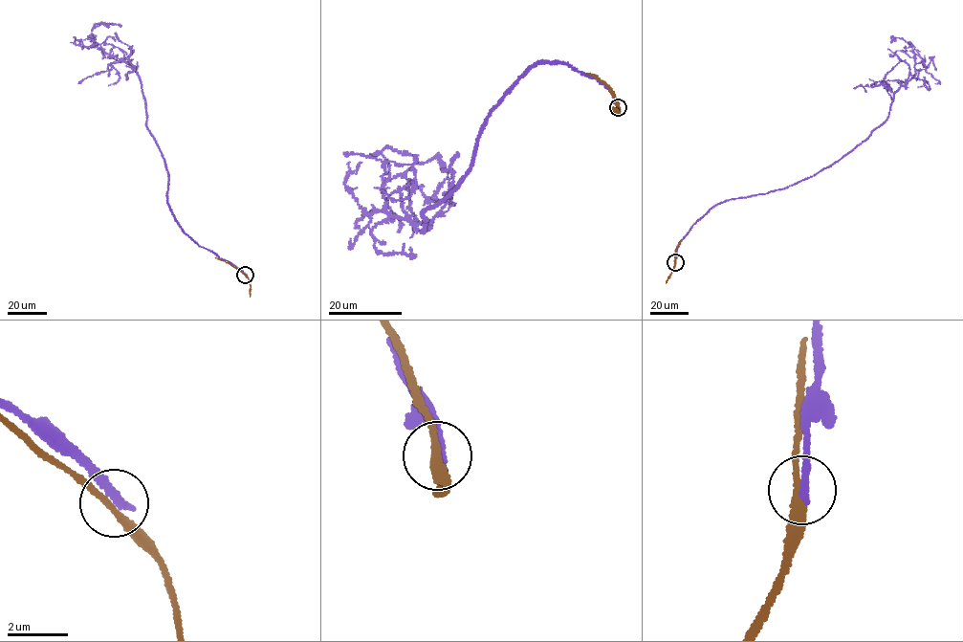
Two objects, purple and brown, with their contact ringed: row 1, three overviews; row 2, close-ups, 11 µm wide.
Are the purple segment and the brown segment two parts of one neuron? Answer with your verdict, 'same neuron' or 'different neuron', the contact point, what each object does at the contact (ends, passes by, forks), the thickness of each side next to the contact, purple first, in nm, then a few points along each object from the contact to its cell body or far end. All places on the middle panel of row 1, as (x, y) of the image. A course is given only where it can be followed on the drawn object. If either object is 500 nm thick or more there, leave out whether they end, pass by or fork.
different neuron; at (618, 107); purple ends there; brown passes by; 300 nm thick on the purple side, 240 nm on the other; purple runs (617, 107), (596, 79), (536, 62), (423, 232), (426, 222), (387, 214), (383, 186), (401, 175), (448, 198); brown runs (617, 107), (607, 85), (588, 73)

